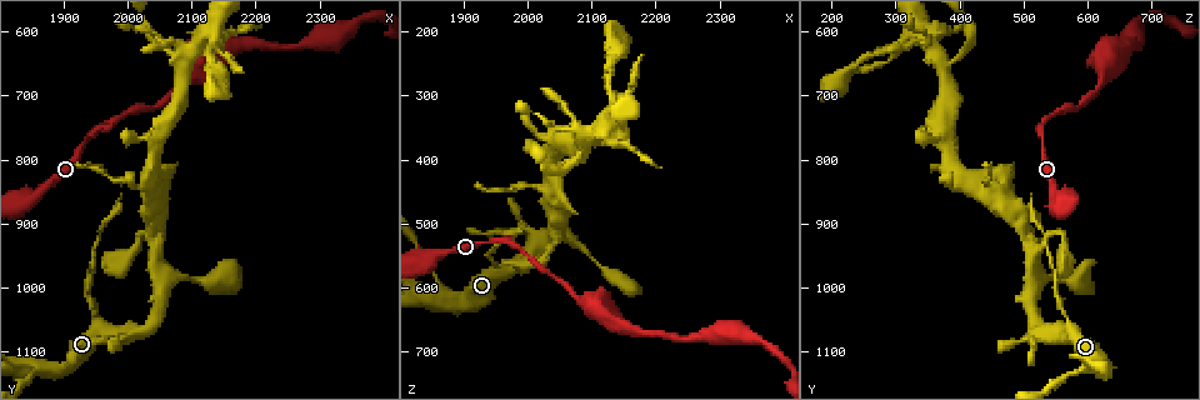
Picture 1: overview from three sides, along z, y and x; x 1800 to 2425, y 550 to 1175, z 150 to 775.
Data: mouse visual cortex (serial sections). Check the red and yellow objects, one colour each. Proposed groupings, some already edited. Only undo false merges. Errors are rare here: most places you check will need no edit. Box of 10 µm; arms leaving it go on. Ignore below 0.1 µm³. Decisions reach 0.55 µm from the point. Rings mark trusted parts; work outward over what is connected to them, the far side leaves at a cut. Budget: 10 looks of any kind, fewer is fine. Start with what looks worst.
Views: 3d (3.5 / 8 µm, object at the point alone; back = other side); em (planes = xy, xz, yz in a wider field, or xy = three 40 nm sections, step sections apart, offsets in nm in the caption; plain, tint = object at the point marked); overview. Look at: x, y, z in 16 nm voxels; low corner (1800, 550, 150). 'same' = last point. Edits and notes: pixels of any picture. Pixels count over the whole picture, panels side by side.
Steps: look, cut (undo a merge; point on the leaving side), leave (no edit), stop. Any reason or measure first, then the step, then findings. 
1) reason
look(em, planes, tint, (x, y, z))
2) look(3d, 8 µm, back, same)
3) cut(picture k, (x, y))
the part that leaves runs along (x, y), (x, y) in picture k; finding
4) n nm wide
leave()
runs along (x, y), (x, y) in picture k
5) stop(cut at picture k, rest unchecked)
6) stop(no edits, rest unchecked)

abrupt turn
look(3d, 3.5 µm, (2020, 1070, 530))

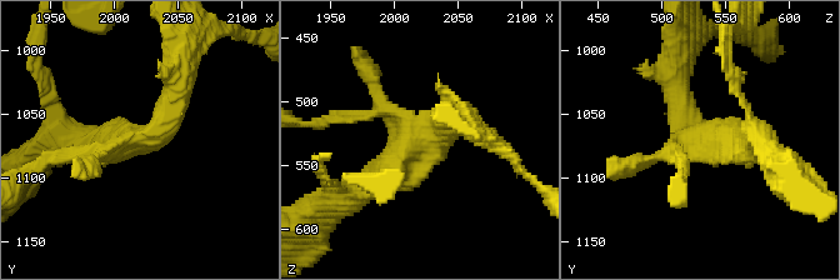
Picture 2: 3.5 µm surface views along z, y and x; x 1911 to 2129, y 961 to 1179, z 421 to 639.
look(em, planes, tint, (2020, 1068, 530))

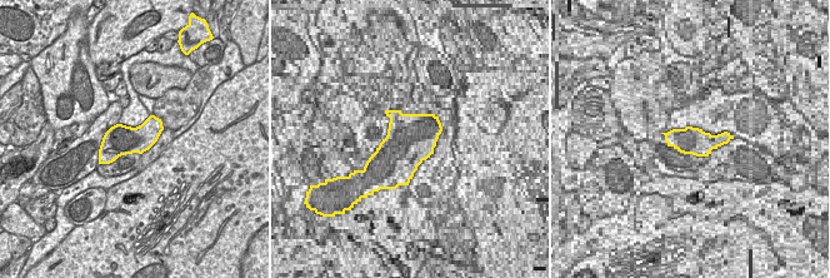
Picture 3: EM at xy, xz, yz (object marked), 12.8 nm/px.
leave()
runs along (355, 195), (459, 115) in picture 2; continuous, no second cell

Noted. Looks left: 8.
look(3d, 3.5 µm, (2040, 940, 515))

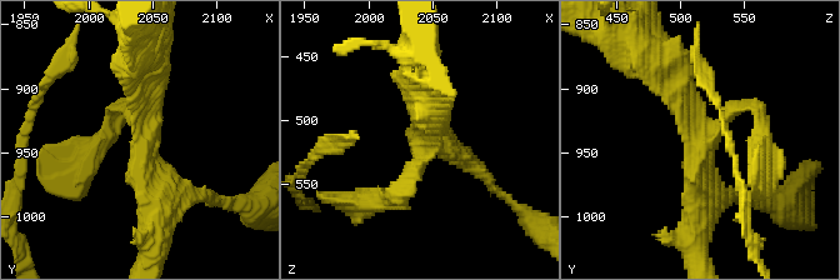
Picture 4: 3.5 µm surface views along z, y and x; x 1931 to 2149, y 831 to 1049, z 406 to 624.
shape alone is not enough
look(em, xy, step 3, tint, (2044, 942, 514))

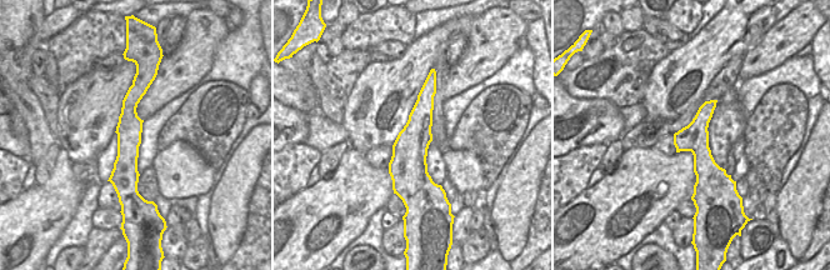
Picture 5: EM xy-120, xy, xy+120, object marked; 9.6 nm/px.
leave()
runs along (429, 84), (409, 151), (405, 189) in picture 5; one cell here

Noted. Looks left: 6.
side arm on a straight run
look(3d, 3.5 µm, (2095, 640, 365))

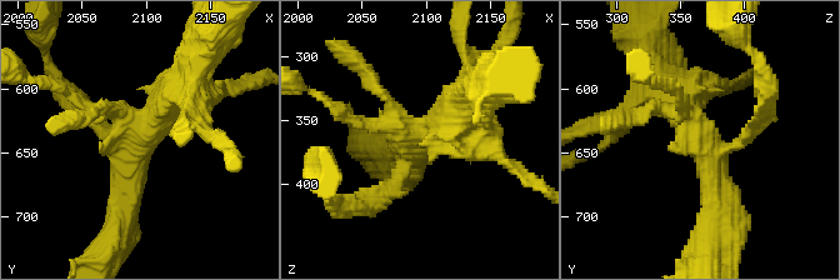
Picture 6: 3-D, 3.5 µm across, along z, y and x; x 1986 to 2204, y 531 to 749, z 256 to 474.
shape alone is not enough
look(em, xy, step 1, tint, (2098, 636, 364))

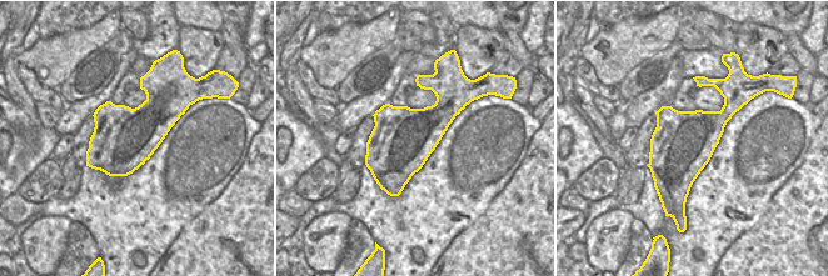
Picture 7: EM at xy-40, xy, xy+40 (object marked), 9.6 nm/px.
leave()
runs along (121, 210), (133, 141), (190, 76) in picture 6; all the same cell

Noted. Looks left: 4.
small branch off a trunk
look(3d, 3.5 µm, back, (1880, 1125, 610))

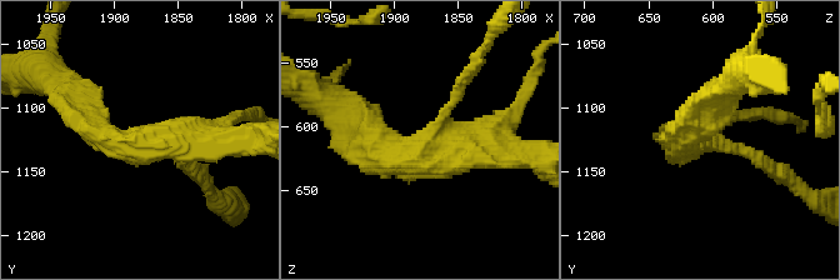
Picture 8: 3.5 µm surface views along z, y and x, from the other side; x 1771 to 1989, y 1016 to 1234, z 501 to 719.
3 arms; arms of 150, 400, 400 nm; shape alone is not enough
look(em, xy, step 2, tint, (1878, 1126, 614))

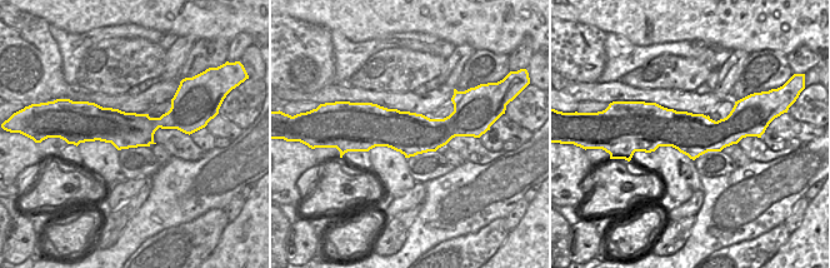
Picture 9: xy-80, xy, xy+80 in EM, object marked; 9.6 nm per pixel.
400 nm wide
leave()
runs along (356, 125), (464, 133) in picture 9; continuous, no second cell

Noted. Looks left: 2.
stop(no edits, rest unchecked)

